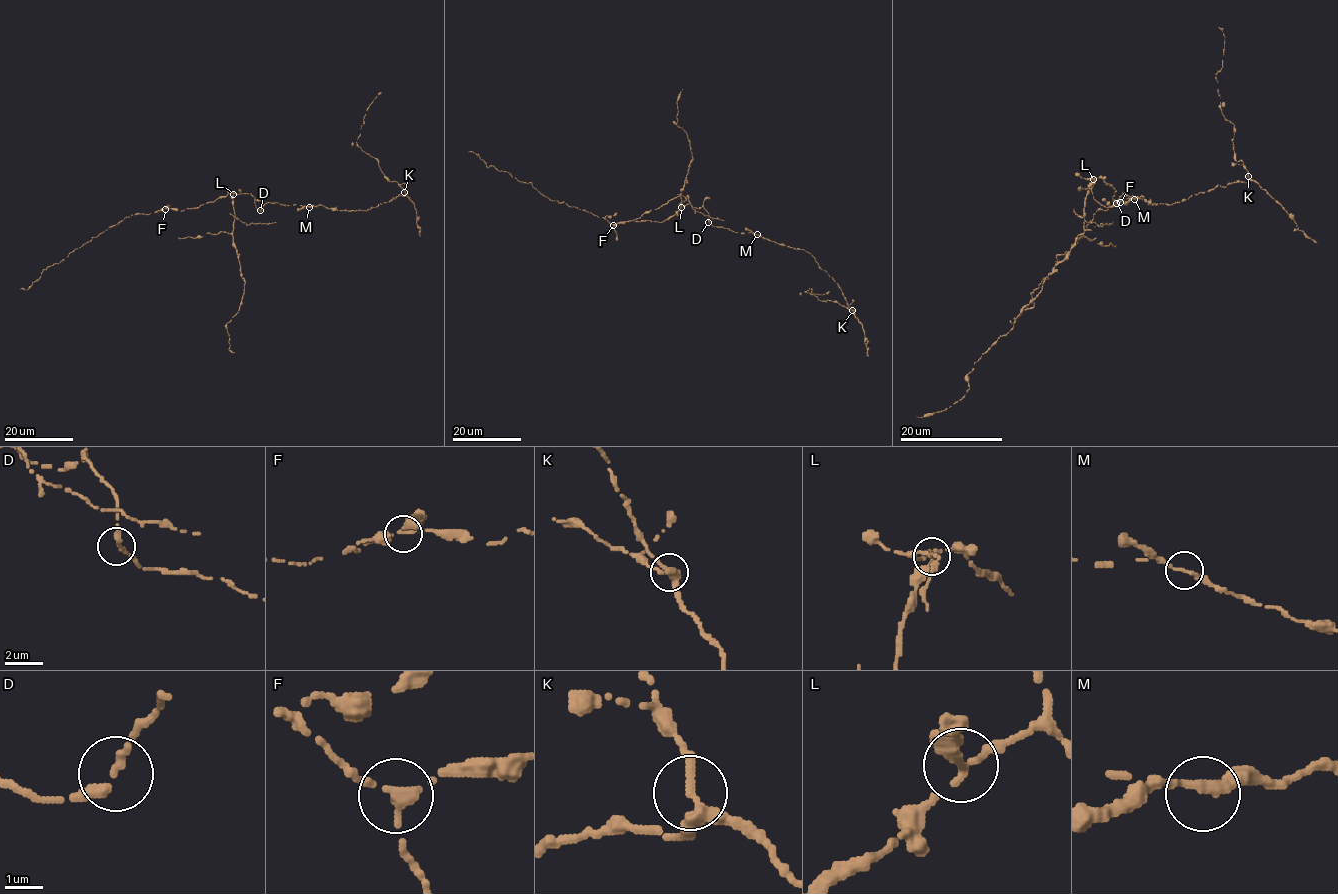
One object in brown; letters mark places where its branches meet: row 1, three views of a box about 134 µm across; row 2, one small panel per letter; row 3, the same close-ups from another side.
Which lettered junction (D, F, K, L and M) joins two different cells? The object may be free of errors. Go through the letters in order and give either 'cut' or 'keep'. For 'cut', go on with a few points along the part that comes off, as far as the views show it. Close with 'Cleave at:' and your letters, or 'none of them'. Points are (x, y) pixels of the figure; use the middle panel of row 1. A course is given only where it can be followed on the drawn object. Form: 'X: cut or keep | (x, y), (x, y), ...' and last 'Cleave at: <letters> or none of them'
D: keep
F: keep
K: keep
L: cut | (681, 207), (681, 190), (692, 160), (686, 132), (673, 123), (677, 122), (677, 97), (682, 89)
M: keep
Cleave at: L

